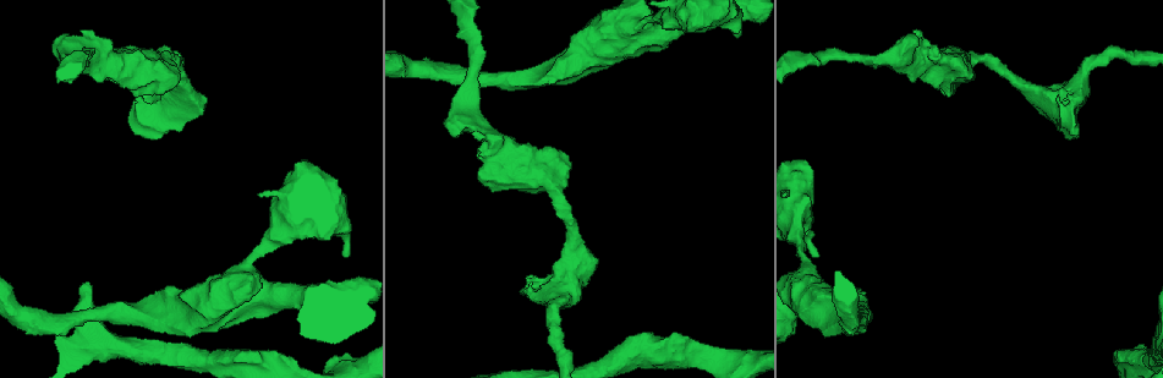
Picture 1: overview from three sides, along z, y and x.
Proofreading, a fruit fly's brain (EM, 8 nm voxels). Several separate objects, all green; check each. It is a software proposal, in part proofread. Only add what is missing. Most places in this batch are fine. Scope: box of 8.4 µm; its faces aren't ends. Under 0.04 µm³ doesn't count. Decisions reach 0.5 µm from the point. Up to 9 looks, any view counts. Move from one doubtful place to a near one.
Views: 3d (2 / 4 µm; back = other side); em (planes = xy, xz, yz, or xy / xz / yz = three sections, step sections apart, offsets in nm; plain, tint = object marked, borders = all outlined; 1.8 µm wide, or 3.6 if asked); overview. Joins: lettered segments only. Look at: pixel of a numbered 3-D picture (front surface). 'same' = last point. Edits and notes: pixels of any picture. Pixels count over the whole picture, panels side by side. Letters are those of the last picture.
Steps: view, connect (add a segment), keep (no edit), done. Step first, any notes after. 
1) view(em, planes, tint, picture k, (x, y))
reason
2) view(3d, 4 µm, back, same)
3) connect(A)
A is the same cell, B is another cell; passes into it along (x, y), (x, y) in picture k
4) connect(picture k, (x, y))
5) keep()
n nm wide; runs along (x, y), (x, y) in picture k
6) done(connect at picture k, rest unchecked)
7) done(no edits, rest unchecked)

view(3d, 4 µm, back, picture 1, (646, 34))

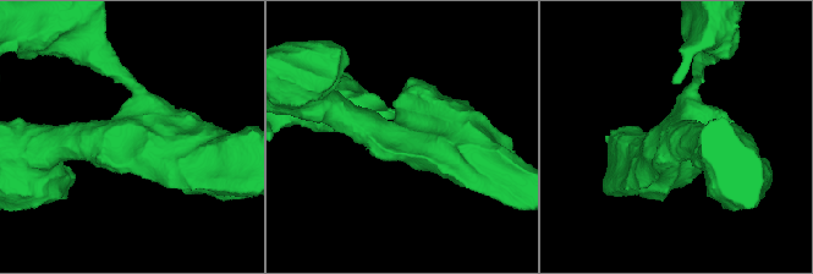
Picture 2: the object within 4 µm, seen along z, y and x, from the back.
view(em, 3.6 µm, xy, step 4, tint, picture 2, (406, 138))

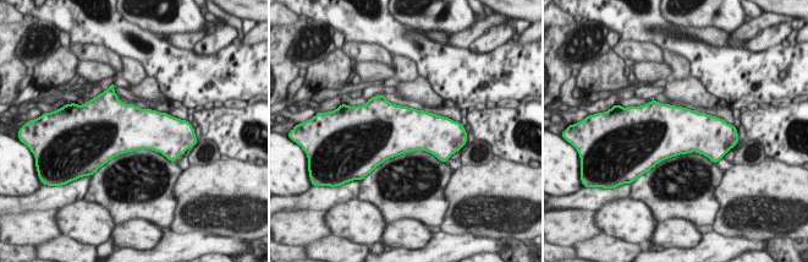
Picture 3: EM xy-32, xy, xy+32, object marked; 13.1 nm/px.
view(em, 3.6 µm, planes, borders, same)

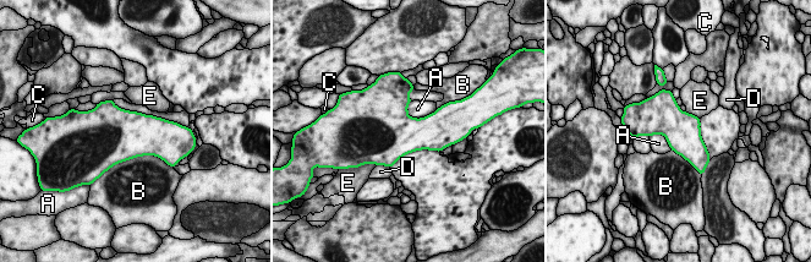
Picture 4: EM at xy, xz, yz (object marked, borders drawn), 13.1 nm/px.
keep()
A, B, C, D and E are other cells; border along (406, 107), (416, 118), (437, 109) in picture 4; none of them fits

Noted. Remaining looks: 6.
view(em, xz, step 8, tint, picture 1, (737, 38))
an open end

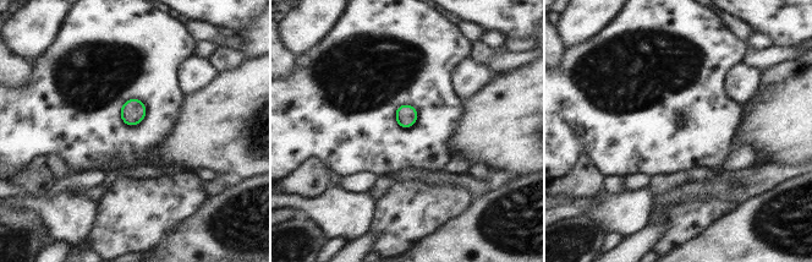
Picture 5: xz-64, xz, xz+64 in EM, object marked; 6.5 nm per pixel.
view(em, planes, borders, same)
another direction

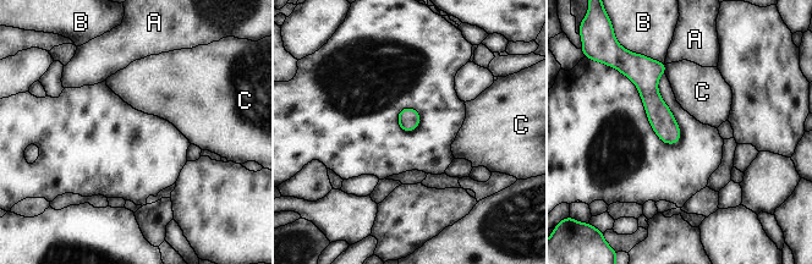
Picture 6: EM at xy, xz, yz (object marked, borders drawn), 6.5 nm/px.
keep()
150 nm wide; A, B and C are other cells; runs along (662, 65), (651, 98), (674, 141) in picture 6; none of them fits

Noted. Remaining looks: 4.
view(em, xy, step 16, tint, picture 1, (913, 31))
thick end

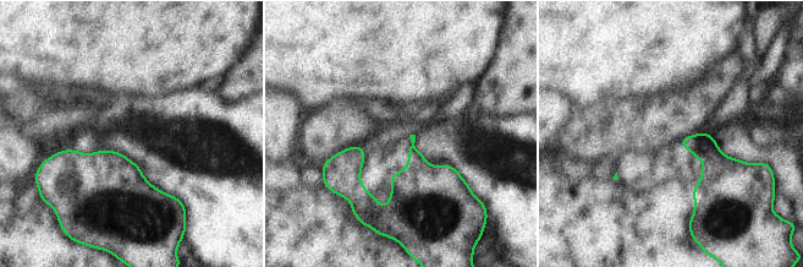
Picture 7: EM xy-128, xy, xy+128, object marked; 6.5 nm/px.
view(em, planes, borders, same)
cut it another way

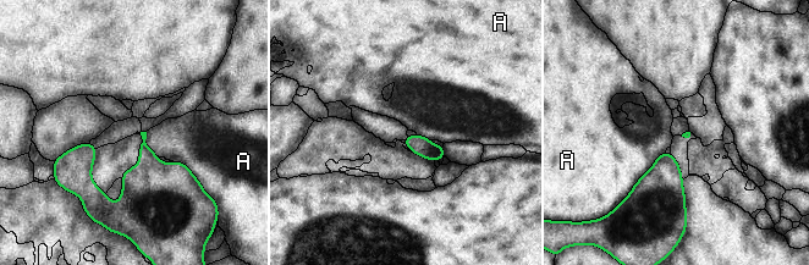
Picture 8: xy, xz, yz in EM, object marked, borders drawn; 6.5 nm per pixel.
keep()
A is another cell; border along (665, 150), (623, 198) in picture 8; none of them fits

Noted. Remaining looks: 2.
view(em, planes, tint, picture 1, (140, 97))
branch stops here

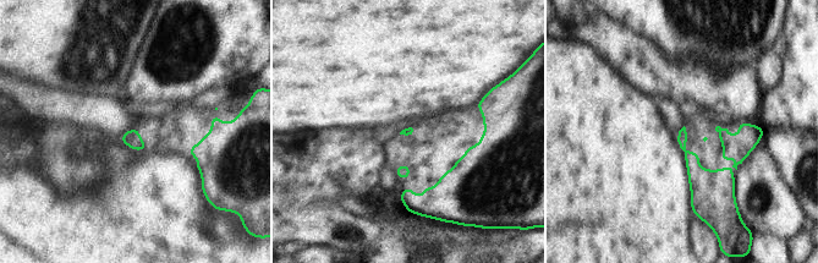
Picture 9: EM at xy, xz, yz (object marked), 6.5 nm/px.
view(em, planes, borders, same)

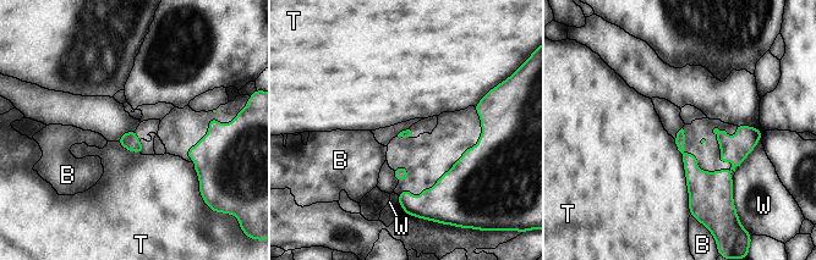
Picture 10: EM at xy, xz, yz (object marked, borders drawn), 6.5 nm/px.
keep()
B, T and W are other cells; no lettered segment goes on from it

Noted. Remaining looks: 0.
done(no edits, rest unchecked)

